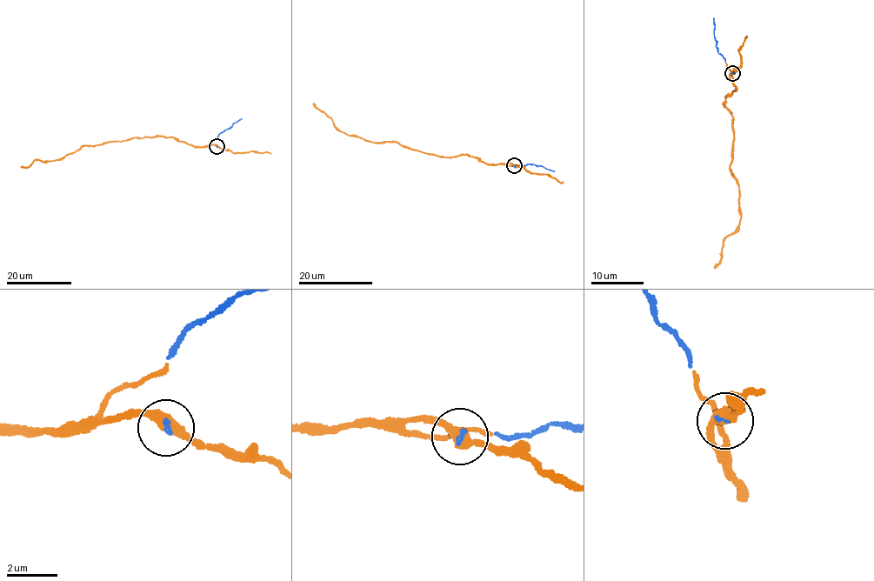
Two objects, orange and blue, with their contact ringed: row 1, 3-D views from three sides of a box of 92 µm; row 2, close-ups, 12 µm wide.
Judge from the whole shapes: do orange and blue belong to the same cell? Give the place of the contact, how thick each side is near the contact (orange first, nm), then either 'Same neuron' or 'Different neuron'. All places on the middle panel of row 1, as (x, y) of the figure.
Place: (514, 165). Thickness 400 nm (orange) against 100 nm. Same neuron

